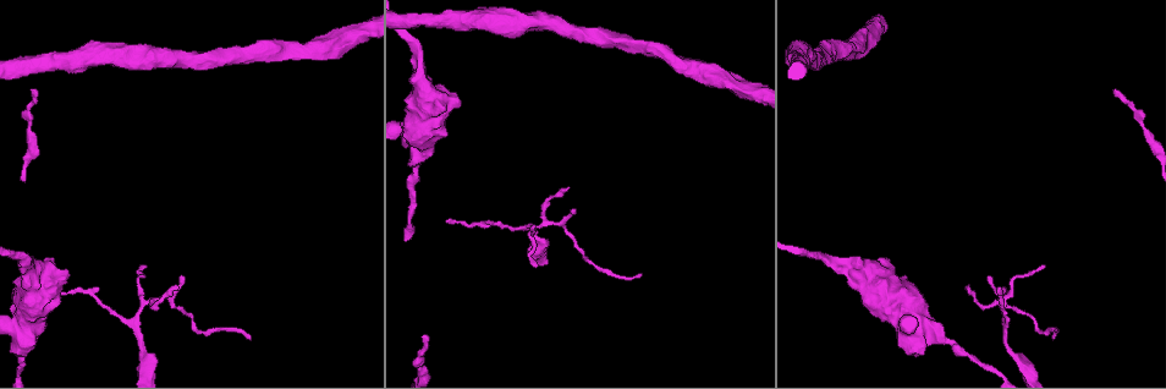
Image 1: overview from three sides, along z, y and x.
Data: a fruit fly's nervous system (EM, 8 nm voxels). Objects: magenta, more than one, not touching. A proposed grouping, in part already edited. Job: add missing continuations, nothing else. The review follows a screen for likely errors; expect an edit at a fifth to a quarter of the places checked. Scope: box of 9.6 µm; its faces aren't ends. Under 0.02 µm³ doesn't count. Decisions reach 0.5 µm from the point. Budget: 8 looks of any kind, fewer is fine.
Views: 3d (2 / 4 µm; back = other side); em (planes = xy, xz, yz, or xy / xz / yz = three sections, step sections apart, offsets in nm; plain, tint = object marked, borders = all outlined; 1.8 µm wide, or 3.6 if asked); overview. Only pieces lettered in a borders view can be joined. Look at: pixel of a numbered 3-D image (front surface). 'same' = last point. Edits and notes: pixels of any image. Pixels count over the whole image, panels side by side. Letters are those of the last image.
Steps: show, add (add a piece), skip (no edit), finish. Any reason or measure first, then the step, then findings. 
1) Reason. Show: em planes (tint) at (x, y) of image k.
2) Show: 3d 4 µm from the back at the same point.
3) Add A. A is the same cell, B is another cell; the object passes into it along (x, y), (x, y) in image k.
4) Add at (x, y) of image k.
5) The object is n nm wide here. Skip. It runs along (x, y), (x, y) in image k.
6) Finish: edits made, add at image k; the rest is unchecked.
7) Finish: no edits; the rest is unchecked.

Calibre changes. Show: em planes (borders) at (1019, 362) of image 1.

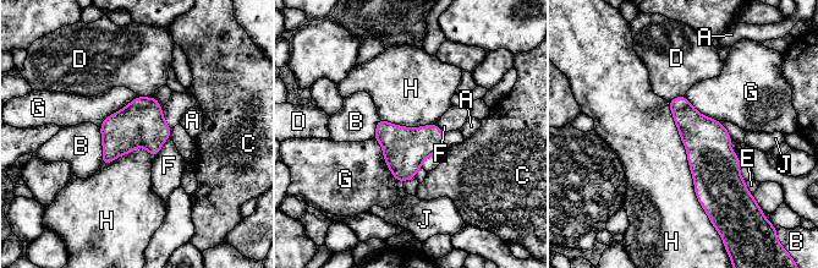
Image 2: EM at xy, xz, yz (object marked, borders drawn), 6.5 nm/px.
The longest contact is with H, 800 nm. Skip. A, B, C, D, E, F, G, H and J are other cells; a border runs along (668, 102), (693, 191), (708, 215) in image 2; no lettered piece goes on from it.

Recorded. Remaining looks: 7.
Closes a loop. Show: em 3.6 µm planes (borders) at (24, 336) of image 1.

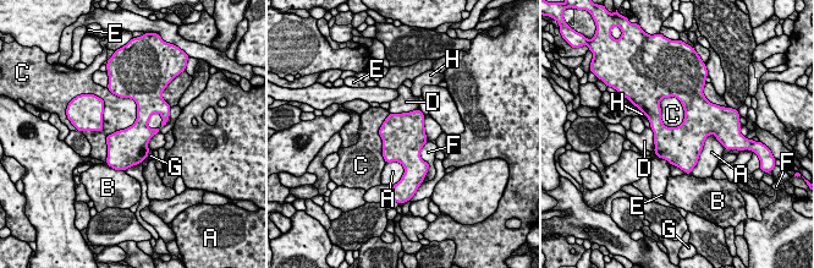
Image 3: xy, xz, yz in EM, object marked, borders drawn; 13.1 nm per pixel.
Skip. A, B, C, D, E, F, G and H are other cells; a border runs along (133, 98), (105, 162) in image 3; none of them fits.

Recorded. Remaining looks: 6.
Free end. Show: 3d 2 µm at (425, 335) of image 1.

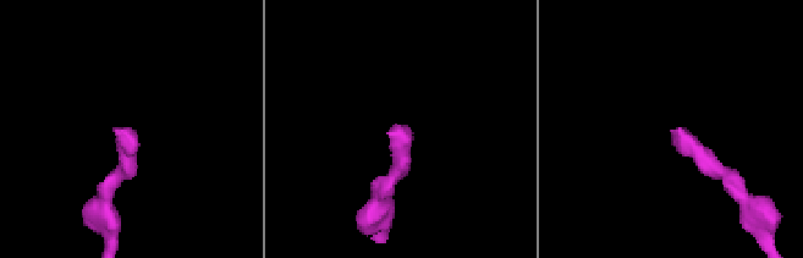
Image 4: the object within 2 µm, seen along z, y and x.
Show: em planes (plain) at (681, 127) of image 4.

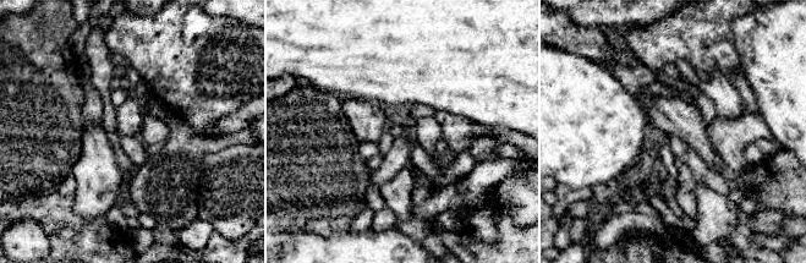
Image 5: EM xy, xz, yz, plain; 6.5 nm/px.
Show: em planes (borders) at the same point.

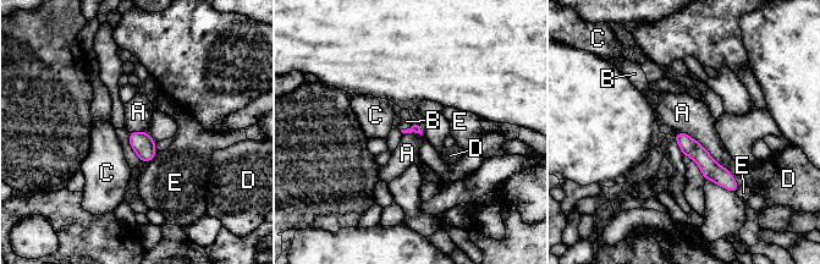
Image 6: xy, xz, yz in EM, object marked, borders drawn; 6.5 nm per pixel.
Add at (406, 121) of image 6. B is the same cell, A, C, D and E are other cells; the object passes into it along (416, 128), (407, 128), (406, 121) in image 6; it goes on there.

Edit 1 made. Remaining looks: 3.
Finish: edits made, add at image 6; the rest is unchecked.

